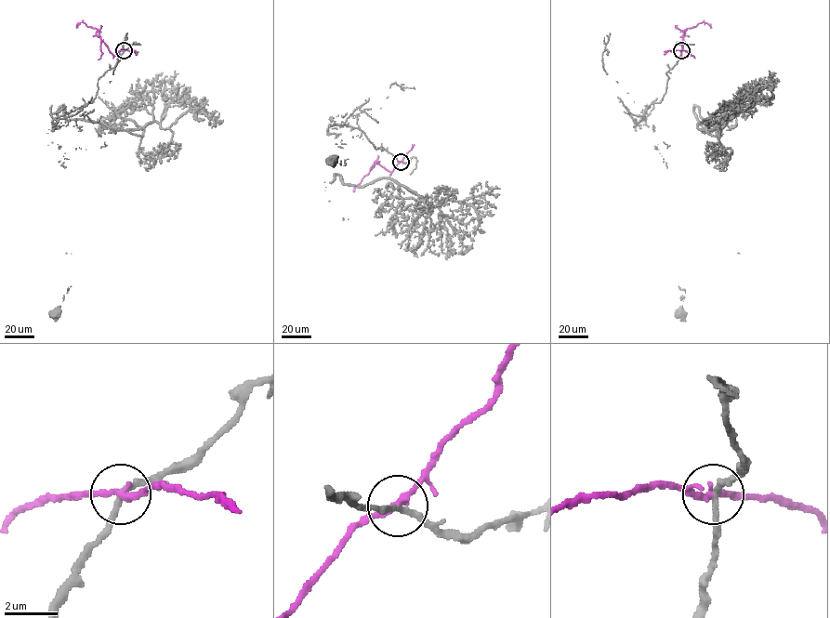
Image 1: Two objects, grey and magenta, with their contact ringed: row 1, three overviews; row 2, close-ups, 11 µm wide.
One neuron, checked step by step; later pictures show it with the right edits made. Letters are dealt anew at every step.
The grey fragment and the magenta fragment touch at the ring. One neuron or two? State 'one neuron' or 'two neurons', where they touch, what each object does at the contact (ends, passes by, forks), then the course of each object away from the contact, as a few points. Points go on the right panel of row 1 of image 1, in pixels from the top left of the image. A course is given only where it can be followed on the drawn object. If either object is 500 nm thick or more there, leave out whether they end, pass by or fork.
two neurons; at (681, 50); grey passes by; magenta passes by; grey runs (681, 50), (663, 98), (645, 113), (692, 110), (696, 119), (657, 146), (667, 167), (680, 313); magenta runs (681, 50), (691, 55), (683, 40), (683, 32), (703, 22), (710, 27)

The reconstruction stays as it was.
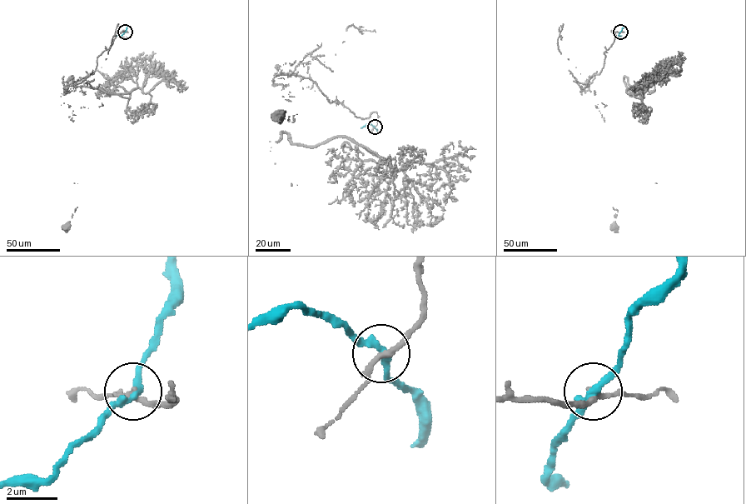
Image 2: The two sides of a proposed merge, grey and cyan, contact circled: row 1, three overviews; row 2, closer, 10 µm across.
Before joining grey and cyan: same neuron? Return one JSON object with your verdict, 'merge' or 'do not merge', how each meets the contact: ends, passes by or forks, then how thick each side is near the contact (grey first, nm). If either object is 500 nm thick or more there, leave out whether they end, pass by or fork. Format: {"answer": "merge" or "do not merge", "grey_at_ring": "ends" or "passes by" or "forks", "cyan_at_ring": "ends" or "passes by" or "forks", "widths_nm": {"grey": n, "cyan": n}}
{"answer": "do not merge", "grey_at_ring": "passes by", "cyan_at_ring": "passes by", "widths_nm": {"grey": 200, "cyan": 280}}

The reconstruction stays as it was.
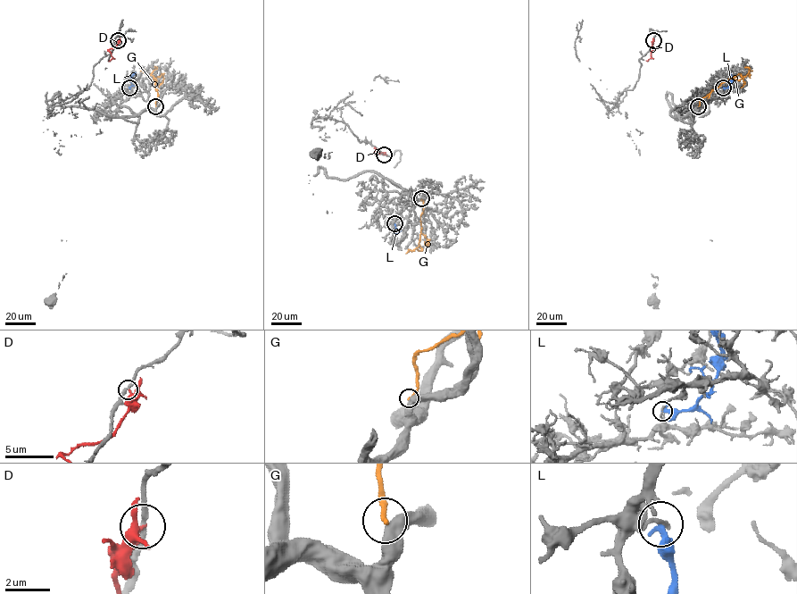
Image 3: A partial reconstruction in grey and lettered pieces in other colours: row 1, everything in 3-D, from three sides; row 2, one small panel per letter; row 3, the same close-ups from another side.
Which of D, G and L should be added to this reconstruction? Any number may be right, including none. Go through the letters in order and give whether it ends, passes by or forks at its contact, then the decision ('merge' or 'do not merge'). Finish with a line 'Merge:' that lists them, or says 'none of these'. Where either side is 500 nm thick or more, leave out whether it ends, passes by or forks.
D: it ends | do not merge
G: do not merge
L: it ends | do not merge
Merge: none of these

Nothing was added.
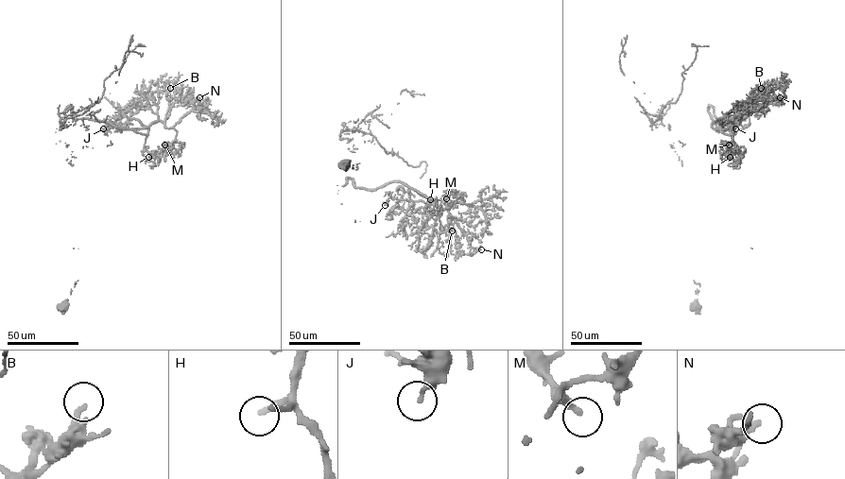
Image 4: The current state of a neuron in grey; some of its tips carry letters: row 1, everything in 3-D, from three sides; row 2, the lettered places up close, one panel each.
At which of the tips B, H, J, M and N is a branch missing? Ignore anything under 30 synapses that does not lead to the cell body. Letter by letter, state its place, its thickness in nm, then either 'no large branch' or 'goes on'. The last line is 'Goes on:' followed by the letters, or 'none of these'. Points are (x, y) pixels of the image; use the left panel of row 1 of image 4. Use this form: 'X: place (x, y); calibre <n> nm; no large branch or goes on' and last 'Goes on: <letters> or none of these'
B: place (170, 88); calibre 240 nm; no large branch
H: place (148, 157); calibre 200 nm; goes on
J: place (103, 128); calibre 240 nm; no large branch
M: place (164, 145); calibre 220 nm; no large branch
N: place (199, 97); calibre 220 nm; no large branch
Goes on: H

